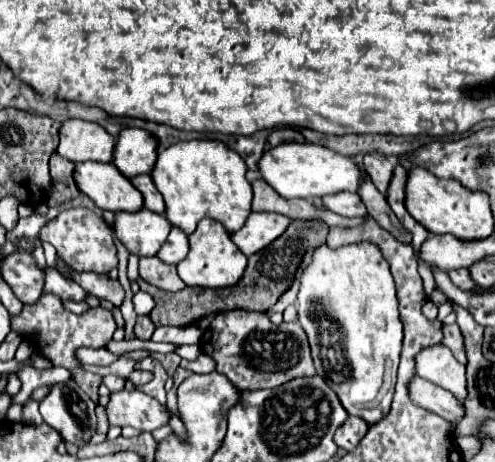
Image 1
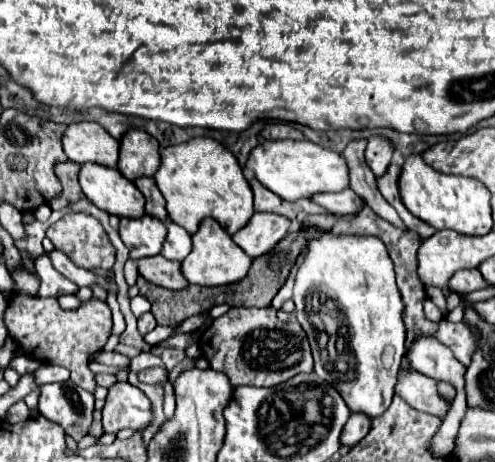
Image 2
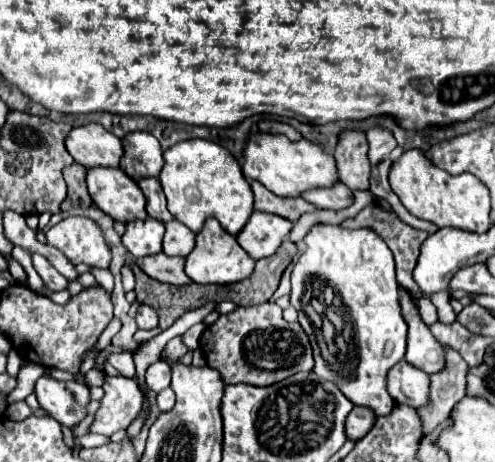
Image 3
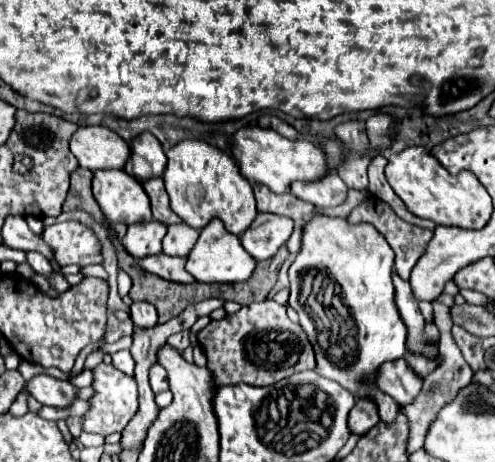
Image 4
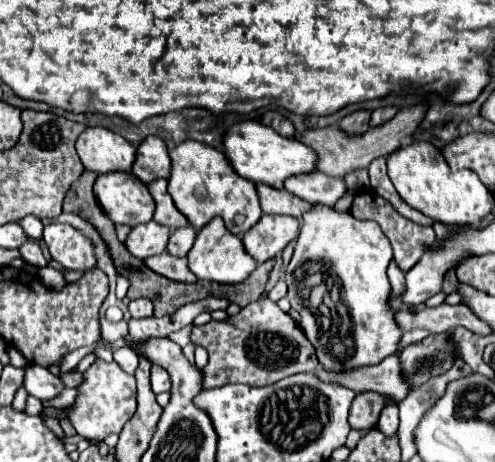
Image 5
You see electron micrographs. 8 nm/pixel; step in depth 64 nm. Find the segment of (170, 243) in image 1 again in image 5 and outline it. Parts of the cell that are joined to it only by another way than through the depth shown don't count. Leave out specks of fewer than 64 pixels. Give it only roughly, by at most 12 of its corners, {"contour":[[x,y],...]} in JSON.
{"contour":[[178,228],[168,242],[168,254],[186,256],[194,244],[196,228]]}

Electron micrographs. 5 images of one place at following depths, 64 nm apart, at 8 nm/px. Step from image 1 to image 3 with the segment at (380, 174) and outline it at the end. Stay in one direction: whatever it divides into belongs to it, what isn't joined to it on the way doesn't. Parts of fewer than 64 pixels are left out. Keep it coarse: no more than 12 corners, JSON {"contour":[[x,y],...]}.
{"contour":[[372,126],[366,138],[372,166],[388,156],[396,140],[388,128]]}

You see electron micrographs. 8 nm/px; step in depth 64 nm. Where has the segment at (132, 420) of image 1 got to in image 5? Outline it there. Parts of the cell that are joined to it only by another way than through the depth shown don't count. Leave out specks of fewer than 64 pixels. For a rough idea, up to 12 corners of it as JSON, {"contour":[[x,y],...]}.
{"contour":[[98,358],[64,414],[104,440],[136,410],[136,378]]}

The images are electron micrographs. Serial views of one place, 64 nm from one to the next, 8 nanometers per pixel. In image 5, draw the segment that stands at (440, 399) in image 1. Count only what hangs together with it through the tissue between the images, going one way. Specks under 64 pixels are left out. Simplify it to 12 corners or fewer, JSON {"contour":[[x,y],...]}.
{"contour":[[398,356],[376,366],[334,372],[318,368],[316,376],[356,394],[374,390],[404,400],[408,388],[400,376]]}

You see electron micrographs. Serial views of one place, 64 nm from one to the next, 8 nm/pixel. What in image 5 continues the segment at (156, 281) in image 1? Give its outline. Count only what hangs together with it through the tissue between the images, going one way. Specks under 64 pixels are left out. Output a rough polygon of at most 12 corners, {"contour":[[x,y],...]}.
{"contour":[[168,252],[150,256],[144,264],[150,270],[183,283],[194,283],[186,258]]}

